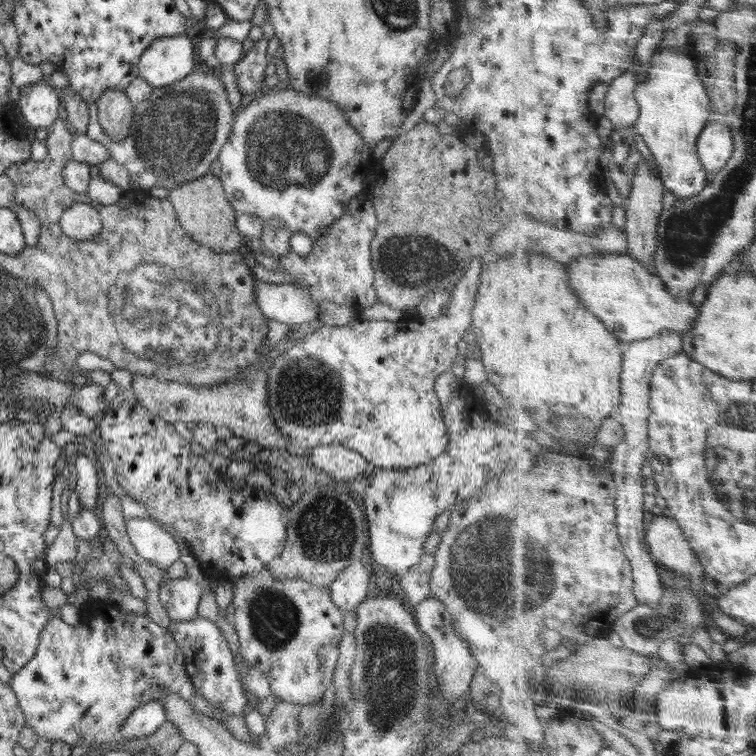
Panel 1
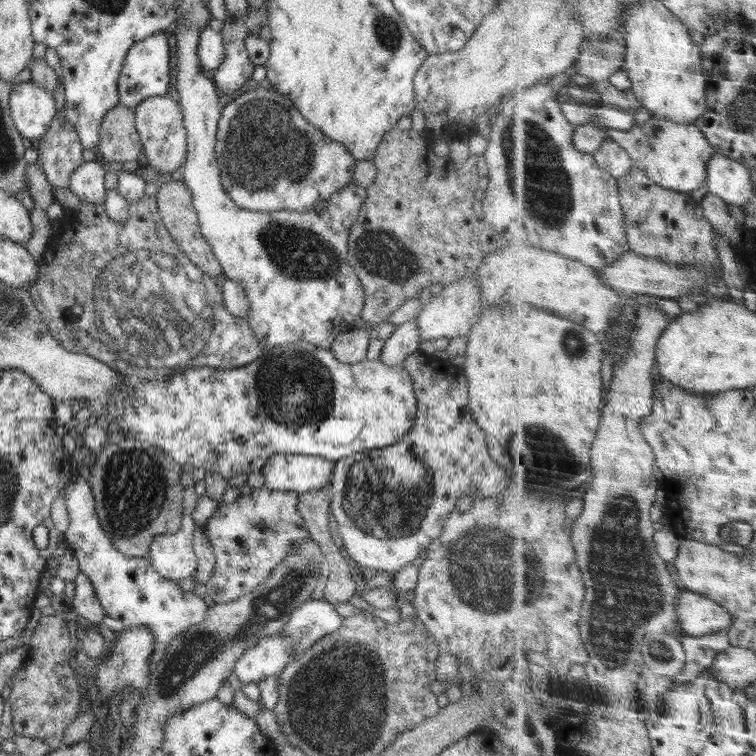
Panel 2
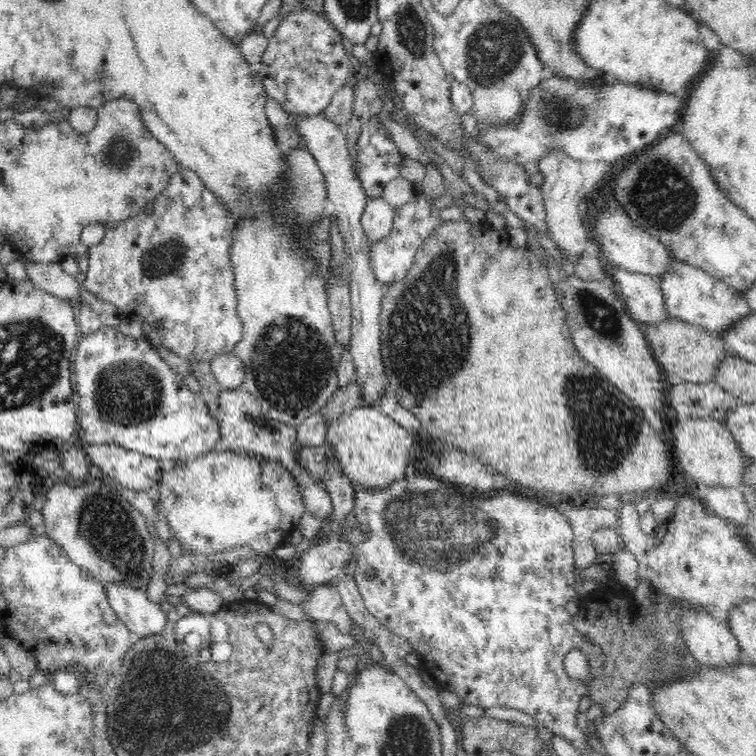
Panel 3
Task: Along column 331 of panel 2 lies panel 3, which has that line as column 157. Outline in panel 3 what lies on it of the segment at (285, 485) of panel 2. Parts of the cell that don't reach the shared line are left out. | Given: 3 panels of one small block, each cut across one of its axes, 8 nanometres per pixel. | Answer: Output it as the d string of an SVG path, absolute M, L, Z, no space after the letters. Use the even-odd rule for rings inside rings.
M84 443L84 449L86 449L86 454L91 462L101 468L104 478L108 478L113 485L120 487L124 494L126 492L136 494L138 491L148 491L160 478L160 462L154 458L116 445Z

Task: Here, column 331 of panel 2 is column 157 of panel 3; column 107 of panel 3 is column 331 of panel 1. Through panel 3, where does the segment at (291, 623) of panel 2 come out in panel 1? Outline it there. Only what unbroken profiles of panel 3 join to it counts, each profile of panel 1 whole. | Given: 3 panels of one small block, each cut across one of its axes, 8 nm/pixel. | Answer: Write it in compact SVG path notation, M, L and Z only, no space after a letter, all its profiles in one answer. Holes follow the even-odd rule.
M356 561L344 570L328 585L328 591L334 605L348 615L372 593L371 576L362 561Z

